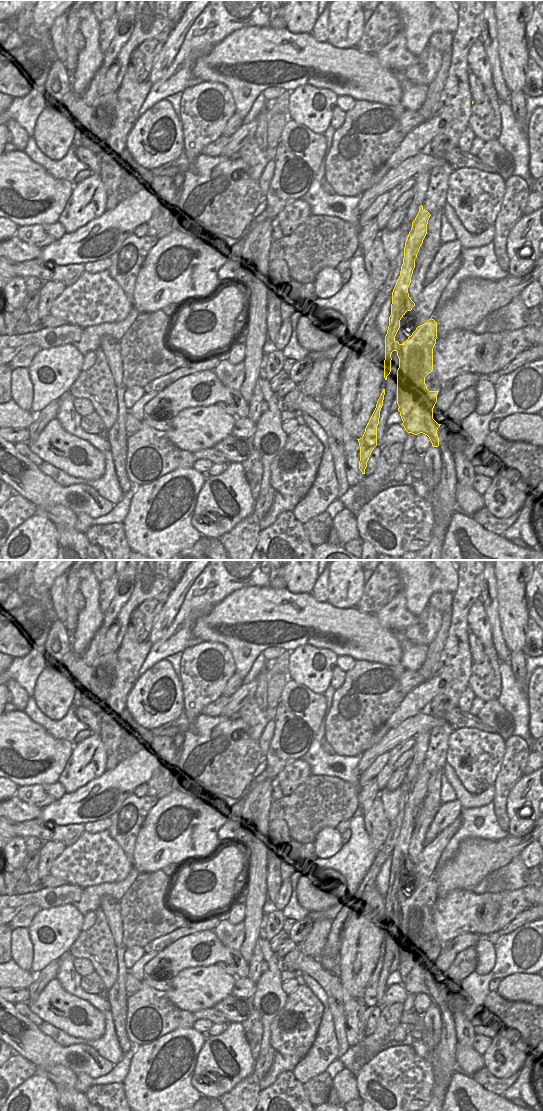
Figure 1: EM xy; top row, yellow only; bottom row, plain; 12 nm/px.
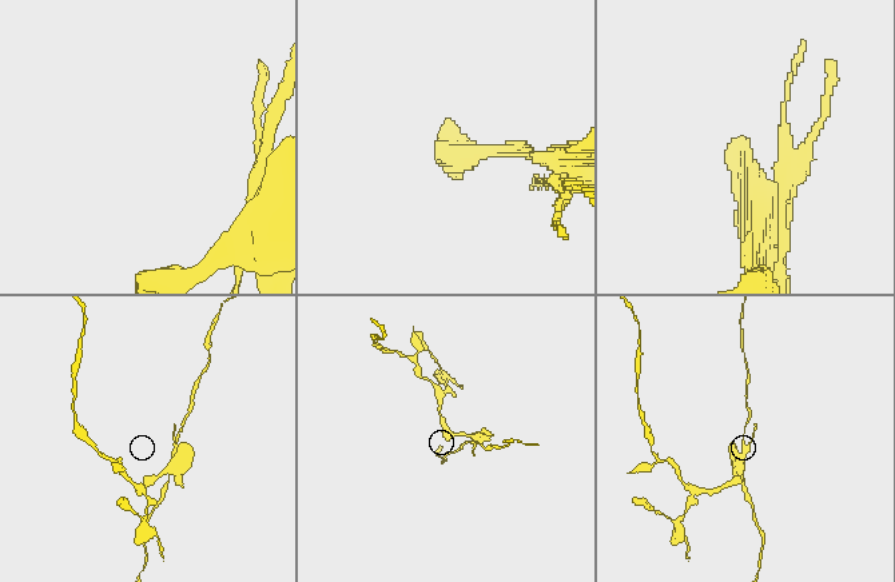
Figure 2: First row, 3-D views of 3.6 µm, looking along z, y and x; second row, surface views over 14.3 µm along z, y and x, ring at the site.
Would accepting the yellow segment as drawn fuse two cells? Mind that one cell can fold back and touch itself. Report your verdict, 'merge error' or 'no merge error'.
merge error

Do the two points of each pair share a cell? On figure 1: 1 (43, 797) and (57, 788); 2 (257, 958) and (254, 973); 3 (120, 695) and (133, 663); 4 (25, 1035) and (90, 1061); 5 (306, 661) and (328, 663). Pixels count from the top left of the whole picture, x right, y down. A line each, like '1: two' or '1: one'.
1: one
2: one
3: one
4: one
5: one

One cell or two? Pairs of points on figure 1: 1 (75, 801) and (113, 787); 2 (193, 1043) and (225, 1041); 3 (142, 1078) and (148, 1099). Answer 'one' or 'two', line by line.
1: one
2: two
3: one

